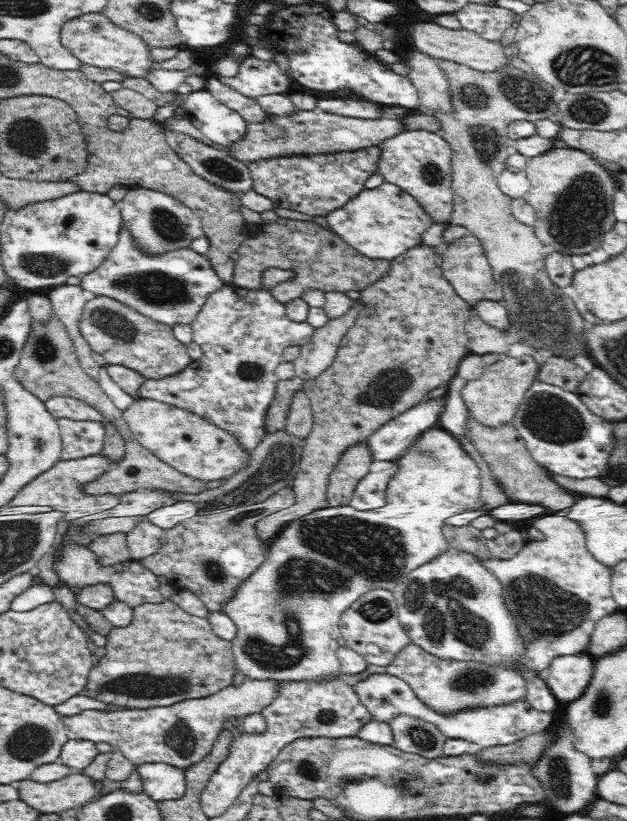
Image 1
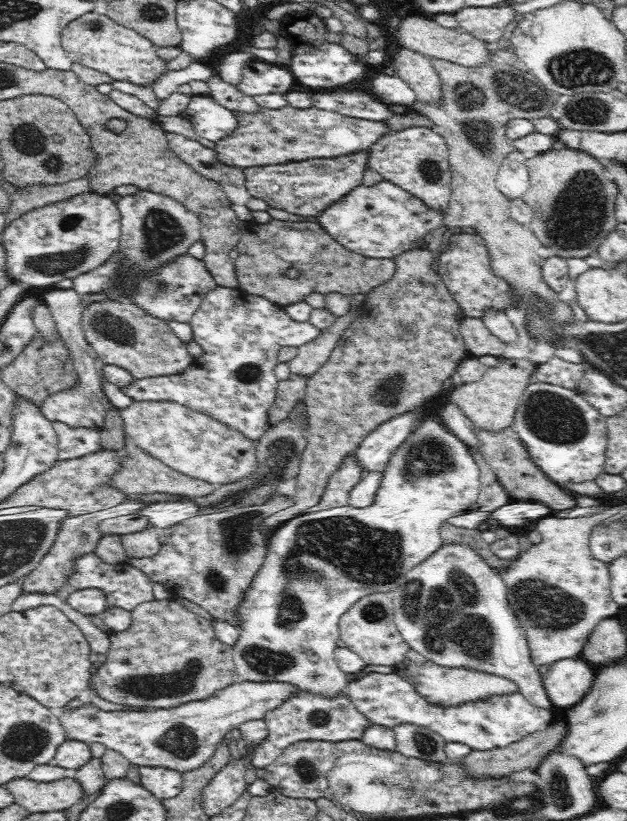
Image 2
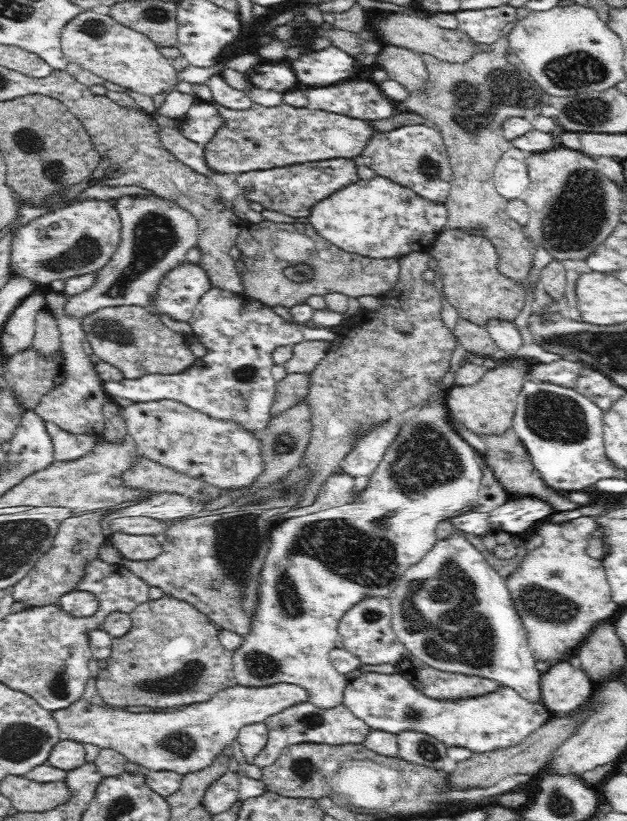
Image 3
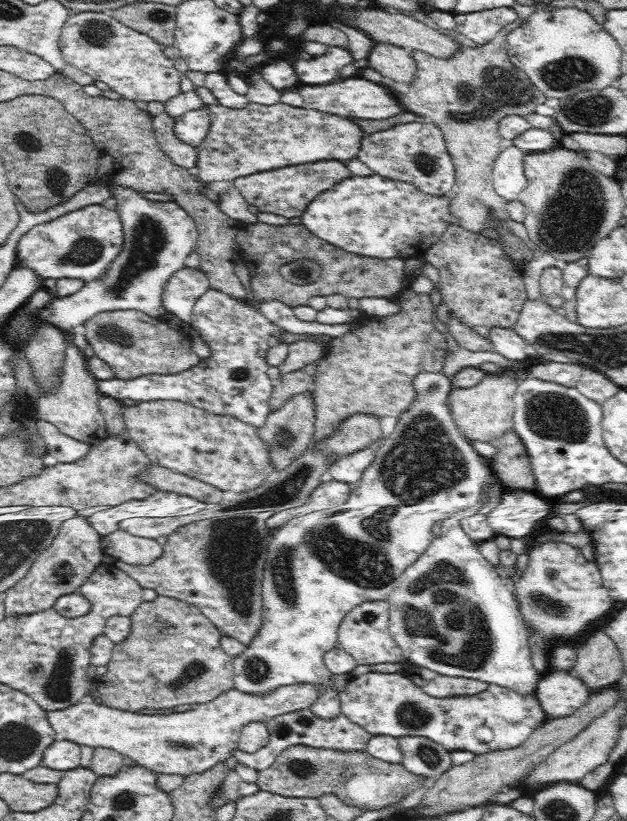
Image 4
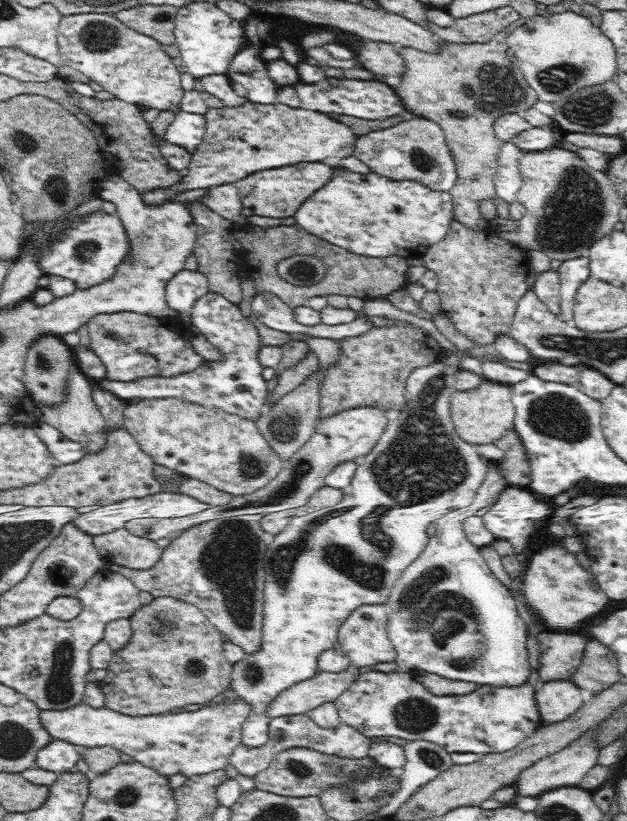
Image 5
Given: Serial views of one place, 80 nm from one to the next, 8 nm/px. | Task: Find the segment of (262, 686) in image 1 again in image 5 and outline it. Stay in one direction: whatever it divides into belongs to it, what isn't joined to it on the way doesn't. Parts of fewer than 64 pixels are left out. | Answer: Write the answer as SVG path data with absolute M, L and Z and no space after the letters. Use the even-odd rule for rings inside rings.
M350 665L339 673L324 670L316 678L295 683L267 706L267 718L308 714L325 702L336 701L358 675L358 667ZM236 696L232 701L220 704L204 704L195 712L178 712L178 714L144 715L141 717L129 717L126 714L115 712L105 708L96 709L81 703L64 711L42 711L40 714L41 725L49 732L54 741L68 742L78 748L96 748L110 746L118 750L125 759L143 763L152 767L160 774L172 776L181 774L185 777L214 773L215 770L226 768L230 762L232 752L241 747L241 727L252 714L248 702Z

